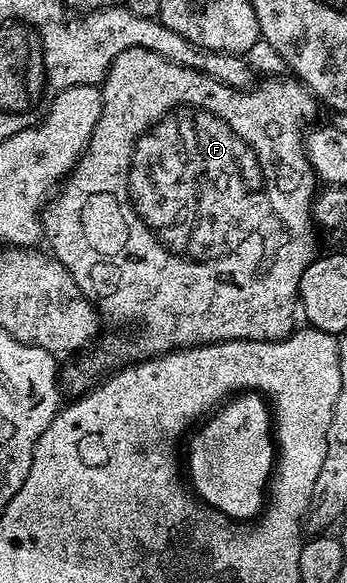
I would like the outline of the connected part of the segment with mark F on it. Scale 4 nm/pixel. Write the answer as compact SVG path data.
M132 47L115 57L105 75L104 83L99 87L101 116L91 133L89 144L78 159L76 167L60 184L55 197L50 198L44 208L43 239L46 244L49 242L48 250L53 258L63 264L67 273L71 273L75 285L79 285L81 292L92 301L102 316L110 315L117 323L134 323L137 331L130 335L102 334L92 349L78 354L74 363L69 363L66 367L64 364L59 371L59 383L68 394L70 391L70 396L84 395L106 373L142 359L160 357L187 347L202 347L205 343L222 343L228 339L279 341L293 334L293 318L296 315L298 318L299 315L299 281L307 265L311 265L319 255L318 232L311 214L319 180L313 174L313 166L305 155L303 142L303 129L316 120L313 118L317 115L319 100L300 79L283 78L265 77L261 79L261 84L258 82L252 89L238 89L220 83L213 76L196 71L193 67L172 63L151 49Z

